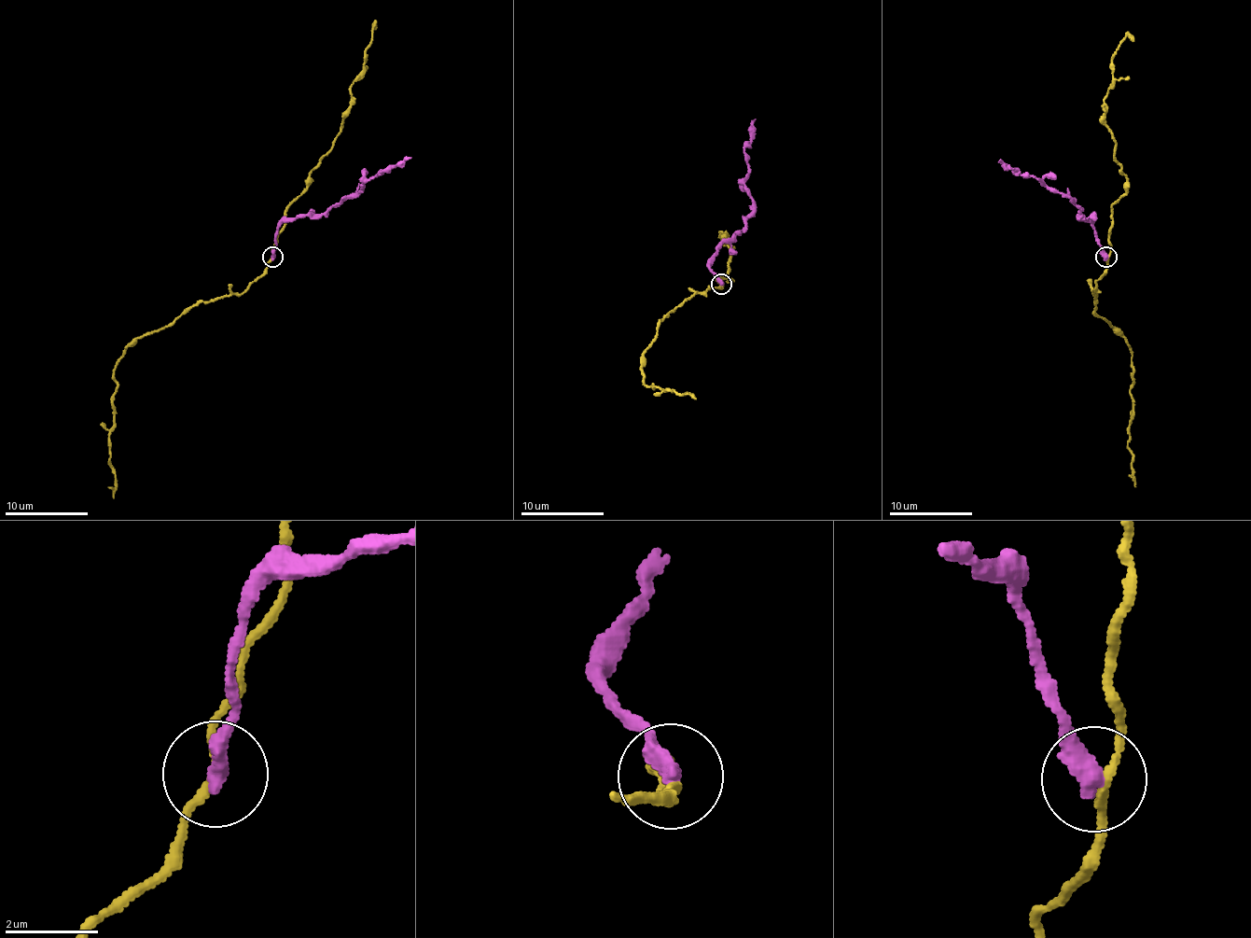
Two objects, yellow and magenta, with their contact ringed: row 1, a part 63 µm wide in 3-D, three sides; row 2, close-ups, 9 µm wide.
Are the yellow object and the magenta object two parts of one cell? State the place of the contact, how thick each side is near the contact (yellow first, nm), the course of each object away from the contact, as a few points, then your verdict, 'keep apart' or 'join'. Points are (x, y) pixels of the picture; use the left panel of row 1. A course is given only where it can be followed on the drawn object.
(272, 257) | 180/420 nm | yellow via (272, 257), (243, 291), (194, 304), (134, 339), (114, 367), (114, 429), (108, 436), (113, 497) | magenta via (273, 258), (276, 227), (304, 216), (325, 214), (362, 190), (363, 184), (410, 157) | keep apart

